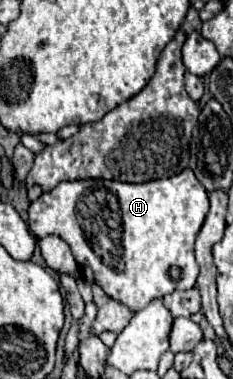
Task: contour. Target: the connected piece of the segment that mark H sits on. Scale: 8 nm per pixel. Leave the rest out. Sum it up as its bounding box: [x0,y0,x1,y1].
[28,169,210,311]

